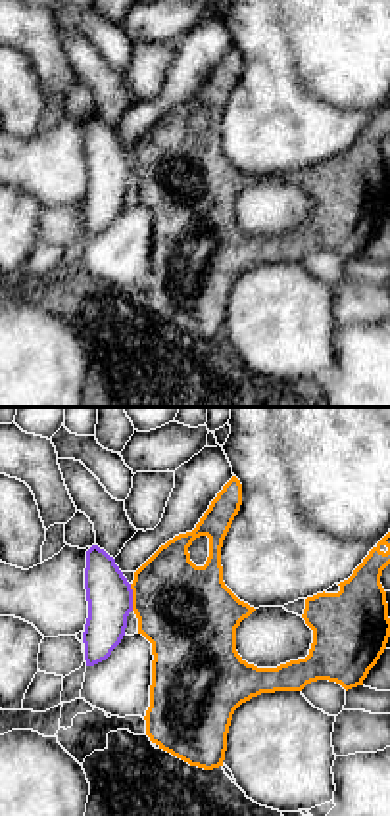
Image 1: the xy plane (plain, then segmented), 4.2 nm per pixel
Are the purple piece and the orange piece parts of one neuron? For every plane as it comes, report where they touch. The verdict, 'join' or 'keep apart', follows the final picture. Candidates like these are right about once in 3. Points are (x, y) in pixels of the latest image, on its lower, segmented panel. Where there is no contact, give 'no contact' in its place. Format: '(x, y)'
(131, 598)

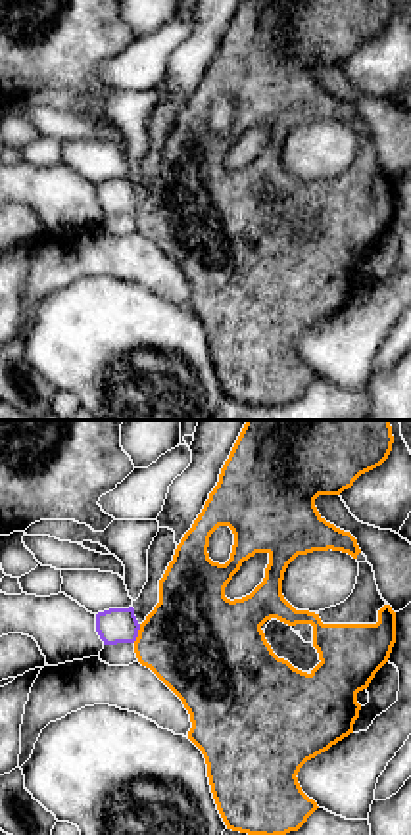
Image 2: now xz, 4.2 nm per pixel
(137, 634)

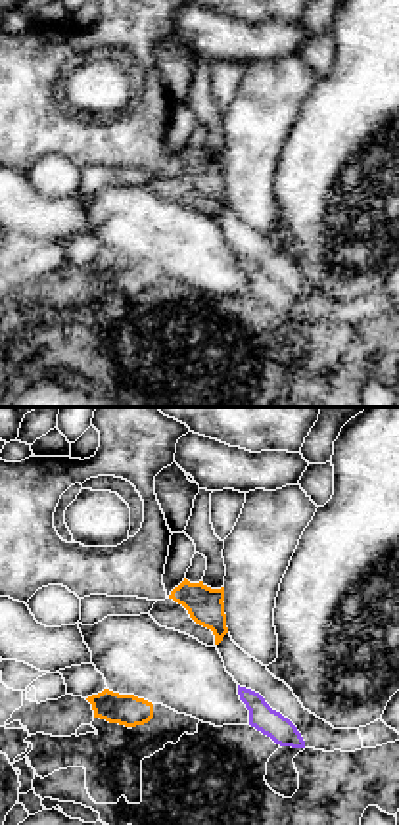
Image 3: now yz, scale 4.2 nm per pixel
no contact

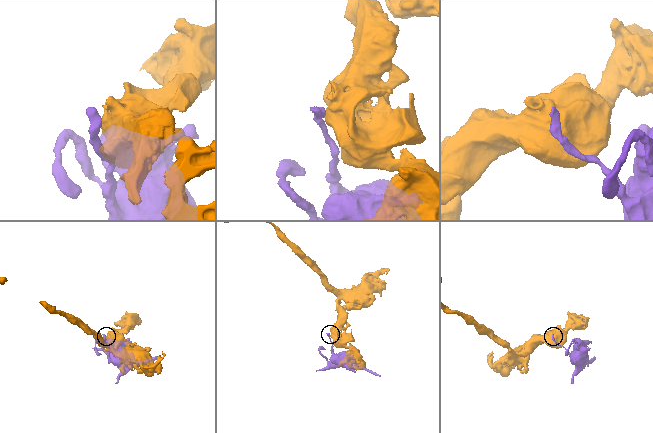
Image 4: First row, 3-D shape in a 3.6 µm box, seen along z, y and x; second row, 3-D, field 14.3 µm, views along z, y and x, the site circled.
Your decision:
keep apart

